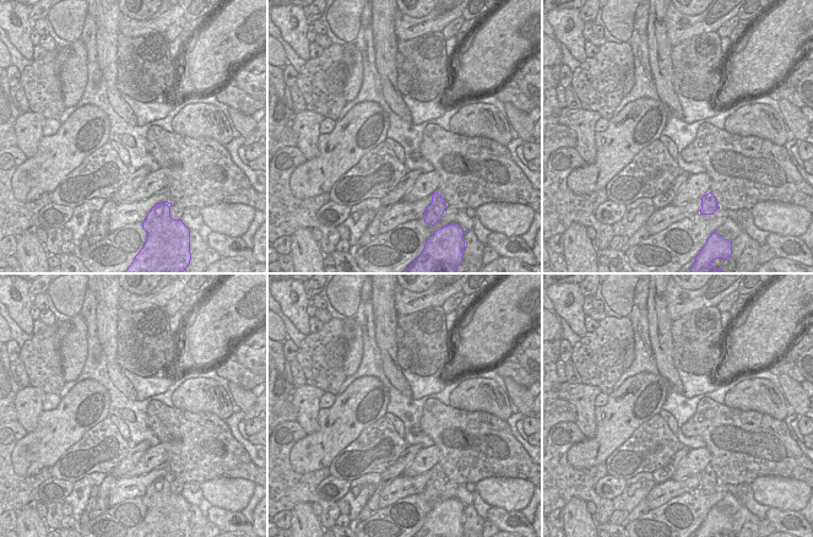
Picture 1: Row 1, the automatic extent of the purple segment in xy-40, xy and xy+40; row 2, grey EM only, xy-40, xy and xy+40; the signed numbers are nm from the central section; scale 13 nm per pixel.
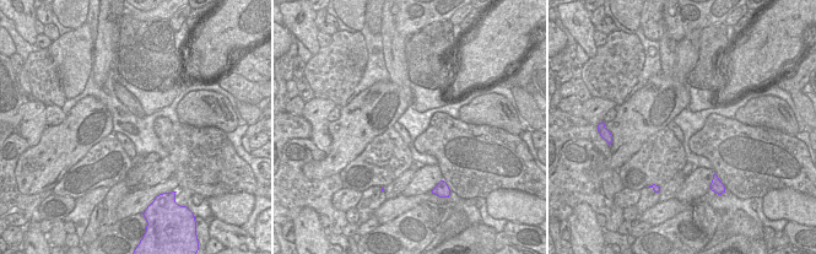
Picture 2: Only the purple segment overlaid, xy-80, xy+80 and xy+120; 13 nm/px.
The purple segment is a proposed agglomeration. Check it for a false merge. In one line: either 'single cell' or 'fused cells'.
fused cells

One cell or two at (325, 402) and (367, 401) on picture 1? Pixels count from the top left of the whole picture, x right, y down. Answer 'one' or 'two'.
two

